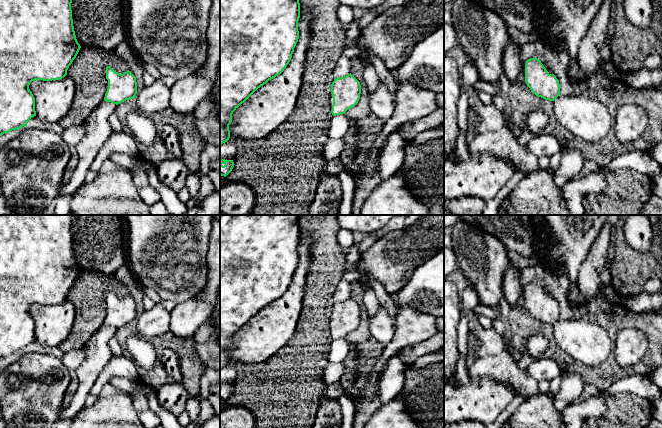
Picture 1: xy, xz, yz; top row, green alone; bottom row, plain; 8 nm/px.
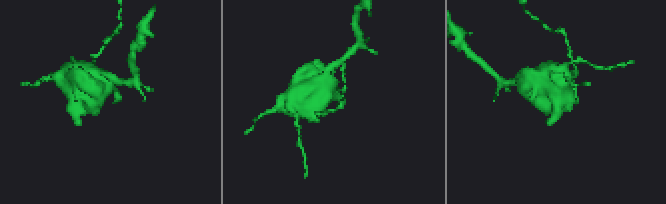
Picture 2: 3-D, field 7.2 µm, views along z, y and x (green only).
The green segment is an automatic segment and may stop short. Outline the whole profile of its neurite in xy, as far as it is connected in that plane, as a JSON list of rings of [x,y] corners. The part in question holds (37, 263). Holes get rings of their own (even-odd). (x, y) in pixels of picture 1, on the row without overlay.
[[[0,215],[0,359],[21,353],[23,350],[27,351],[27,346],[36,340],[35,322],[29,313],[30,307],[35,304],[52,305],[64,302],[76,282],[81,270],[76,263],[73,250],[72,217],[73,215]]]

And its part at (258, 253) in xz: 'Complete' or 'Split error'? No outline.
Complete

